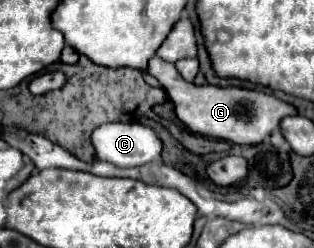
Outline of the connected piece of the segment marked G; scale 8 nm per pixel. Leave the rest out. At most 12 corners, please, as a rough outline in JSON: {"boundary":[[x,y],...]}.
{"boundary":[[158,56],[166,86],[194,134],[260,144],[294,106],[240,88],[194,86]]}

